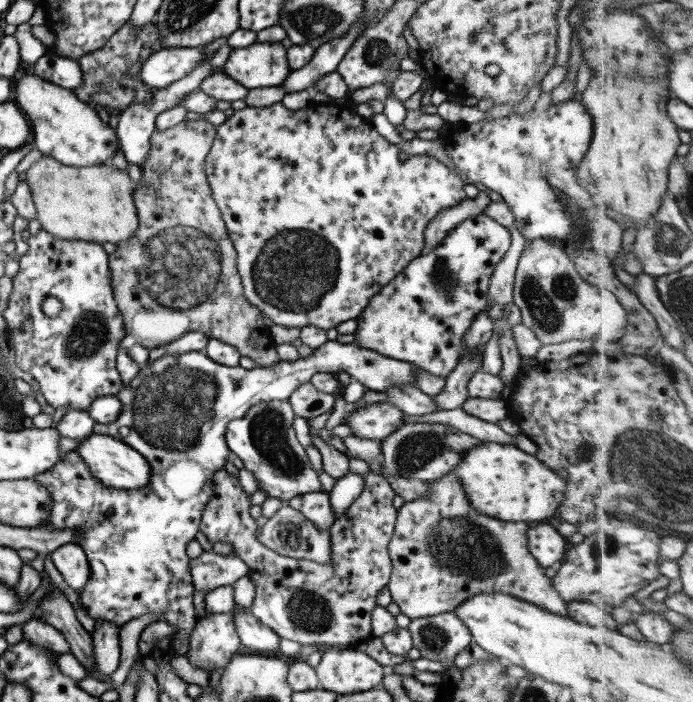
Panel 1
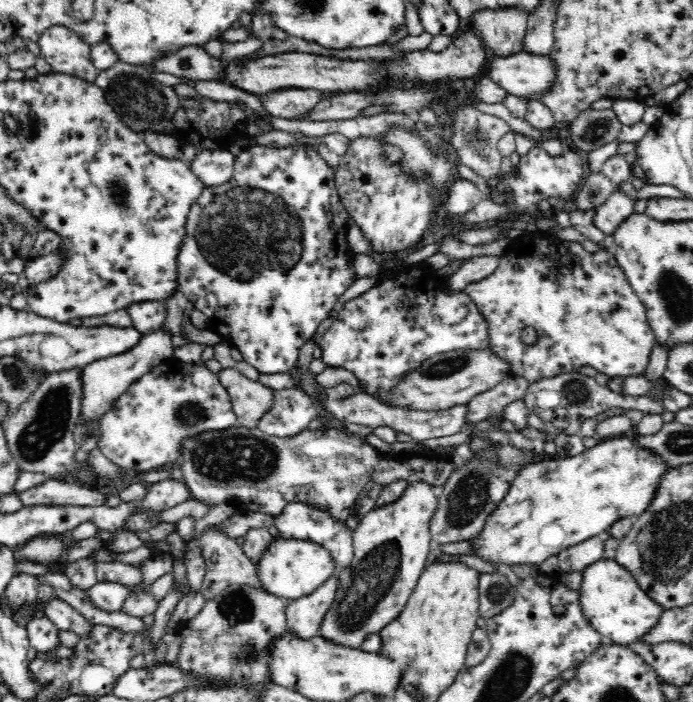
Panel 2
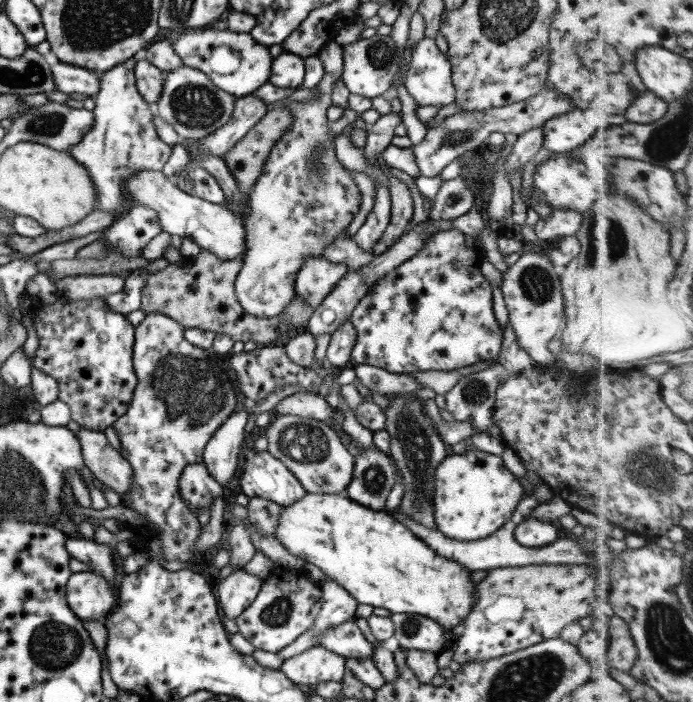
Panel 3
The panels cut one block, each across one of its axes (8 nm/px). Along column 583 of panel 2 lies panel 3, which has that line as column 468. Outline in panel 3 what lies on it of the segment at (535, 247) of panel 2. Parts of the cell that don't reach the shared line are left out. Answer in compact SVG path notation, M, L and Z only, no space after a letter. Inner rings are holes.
M453 228L437 231L437 233L429 235L427 241L423 243L421 250L417 251L417 254L405 260L394 270L387 272L369 286L371 289L369 289L369 292L367 292L363 298L358 300L351 311L351 316L348 318L349 322L353 324L355 332L357 332L355 343L353 343L353 348L351 349L351 358L357 362L359 367L369 365L393 374L407 375L421 370L452 371L471 366L471 364L487 362L487 360L496 360L500 351L502 330L493 316L493 309L491 308L491 288L489 281L481 275L479 270L481 254L474 247L467 248L463 237L463 233Z

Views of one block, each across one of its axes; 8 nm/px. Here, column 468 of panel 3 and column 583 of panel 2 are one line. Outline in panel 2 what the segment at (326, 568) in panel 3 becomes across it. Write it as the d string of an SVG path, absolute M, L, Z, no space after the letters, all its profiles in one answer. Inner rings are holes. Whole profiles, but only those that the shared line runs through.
M600 559L583 570L580 586L580 605L590 625L612 644L629 647L638 642L644 643L644 638L652 628L658 626L664 607L645 593L637 580L626 568L620 566L615 559Z

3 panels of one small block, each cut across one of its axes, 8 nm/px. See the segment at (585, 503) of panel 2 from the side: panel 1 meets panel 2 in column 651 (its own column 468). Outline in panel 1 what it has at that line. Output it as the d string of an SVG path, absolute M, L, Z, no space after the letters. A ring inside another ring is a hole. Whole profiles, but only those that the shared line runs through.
M484 442L467 451L454 466L457 482L477 514L503 522L539 522L553 516L565 491L565 480L515 446Z

